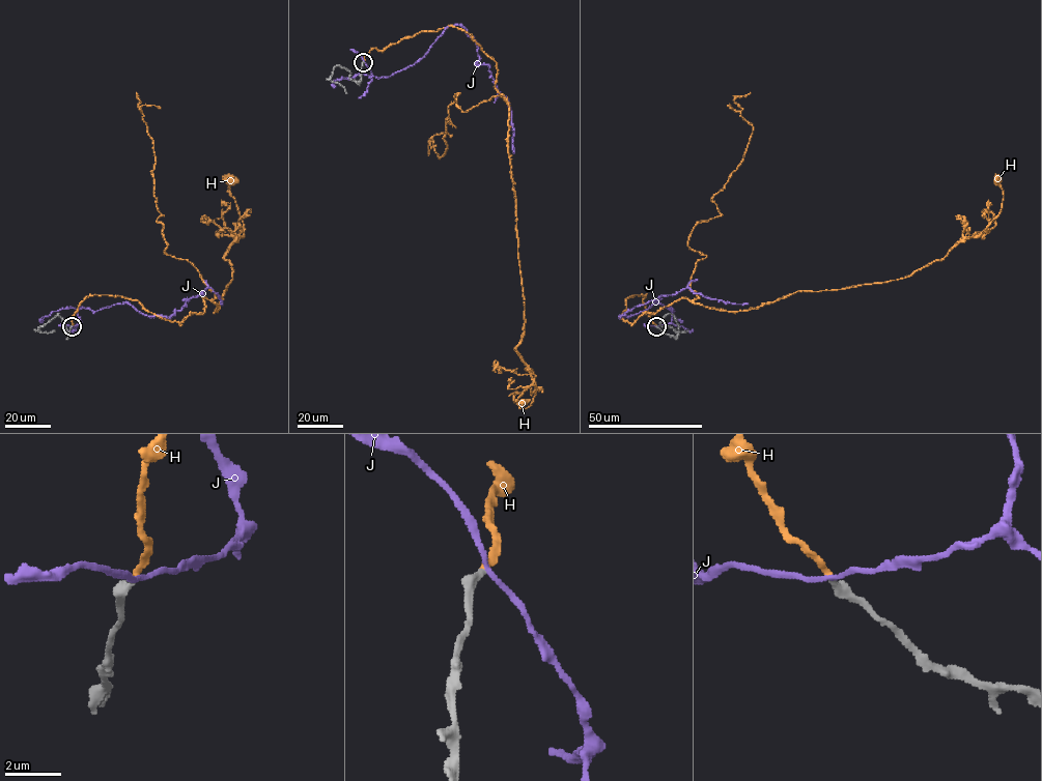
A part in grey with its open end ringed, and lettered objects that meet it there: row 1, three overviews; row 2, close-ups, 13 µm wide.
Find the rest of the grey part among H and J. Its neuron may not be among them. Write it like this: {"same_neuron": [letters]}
{"same_neuron": ["H"]}

